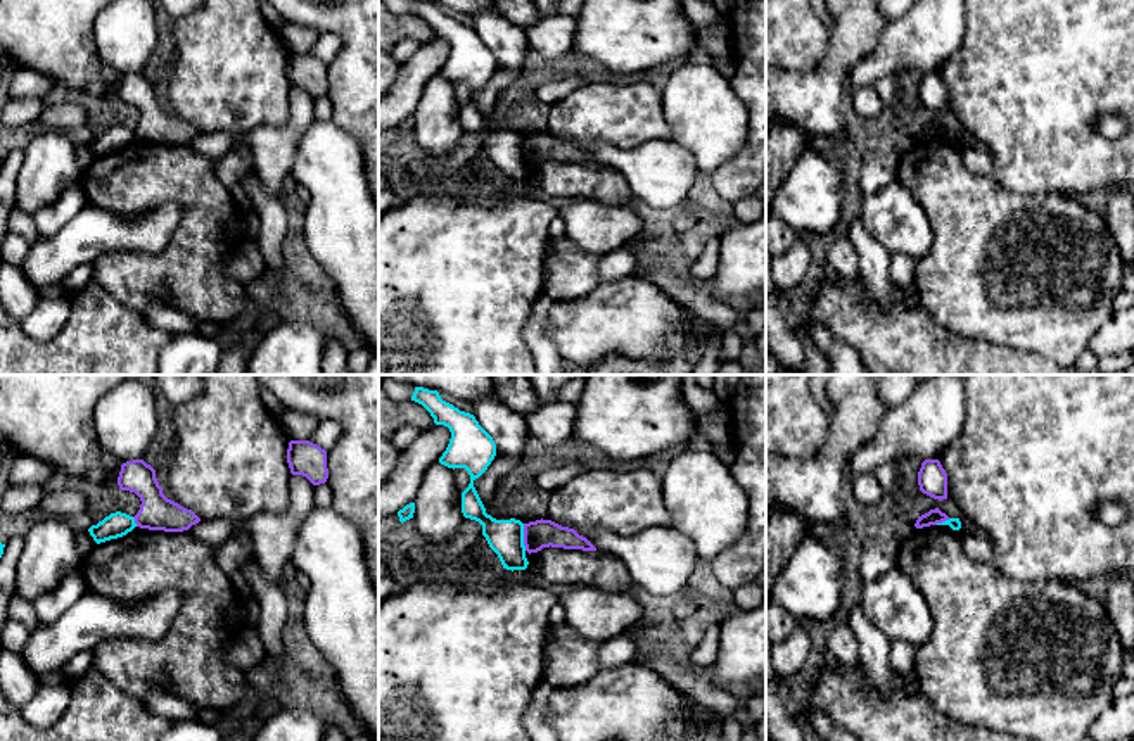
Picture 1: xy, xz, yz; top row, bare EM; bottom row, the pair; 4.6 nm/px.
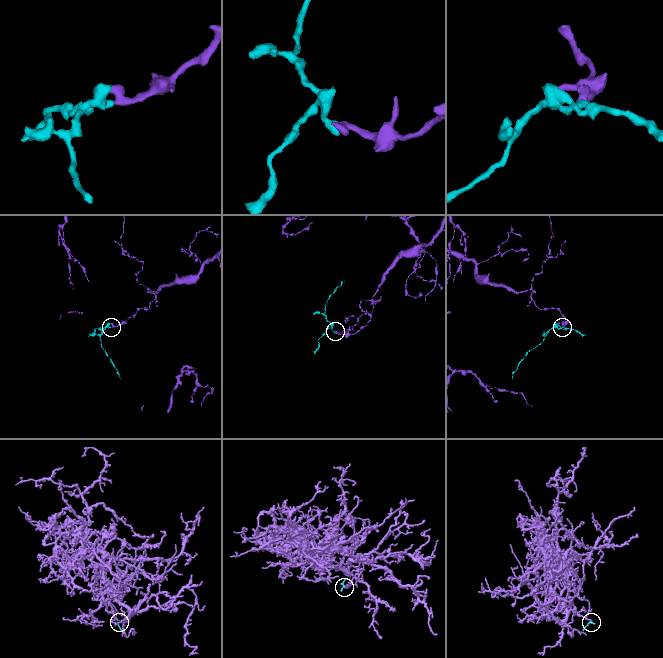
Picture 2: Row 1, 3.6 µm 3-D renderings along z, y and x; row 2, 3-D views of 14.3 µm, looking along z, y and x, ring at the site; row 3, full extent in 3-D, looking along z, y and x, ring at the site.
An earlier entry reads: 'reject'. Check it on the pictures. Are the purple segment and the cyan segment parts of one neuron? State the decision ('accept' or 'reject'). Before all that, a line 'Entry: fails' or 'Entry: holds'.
Entry: holds
reject

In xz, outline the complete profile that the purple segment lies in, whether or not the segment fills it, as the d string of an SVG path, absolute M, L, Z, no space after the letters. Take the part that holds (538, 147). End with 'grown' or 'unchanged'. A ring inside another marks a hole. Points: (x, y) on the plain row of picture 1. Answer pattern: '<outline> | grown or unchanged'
M543 131L524 136L524 159L529 168L550 159L596 164L596 161L586 150L579 149L574 142L562 140L551 133Z | unchanged

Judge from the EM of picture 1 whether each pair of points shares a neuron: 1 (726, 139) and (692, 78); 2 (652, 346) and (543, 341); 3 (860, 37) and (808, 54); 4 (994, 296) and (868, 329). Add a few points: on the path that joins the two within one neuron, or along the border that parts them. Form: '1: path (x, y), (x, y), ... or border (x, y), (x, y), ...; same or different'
1: path (713, 123), (704, 114), (695, 94); same
2: border (554, 301), (547, 316), (547, 335), (562, 356); different
3: border (828, 25), (827, 54), (816, 64), (792, 68); different
4: border (920, 306), (944, 327), (965, 335); different

